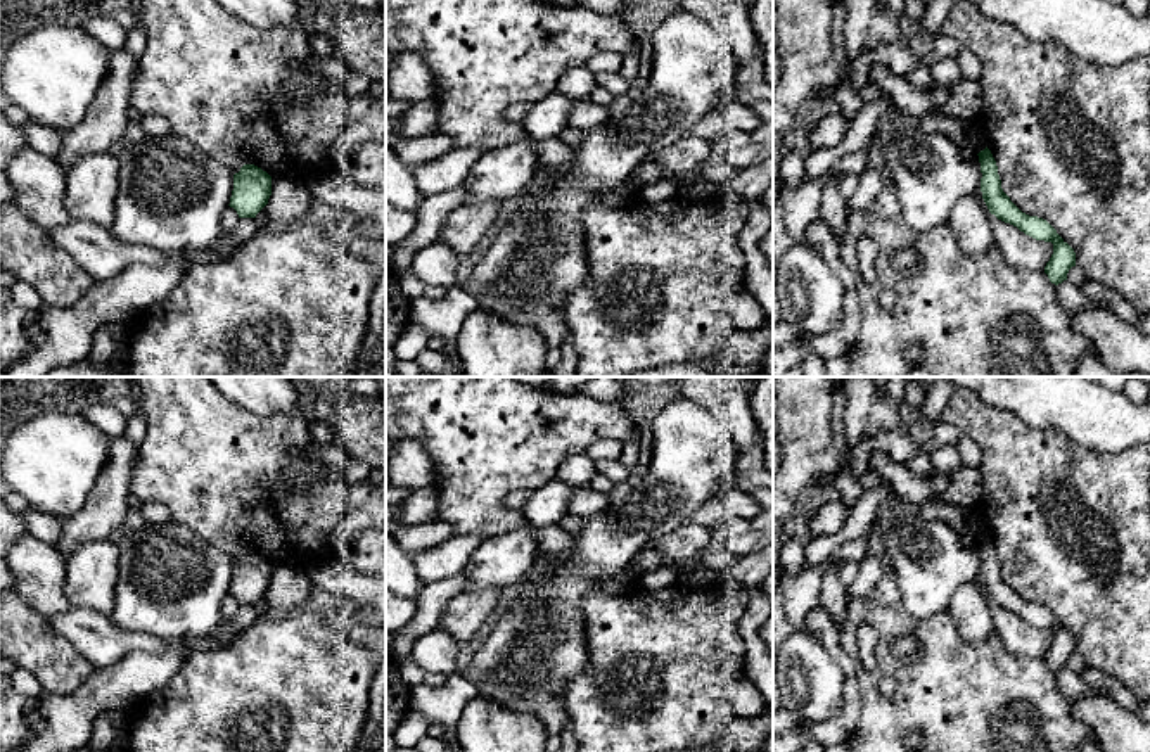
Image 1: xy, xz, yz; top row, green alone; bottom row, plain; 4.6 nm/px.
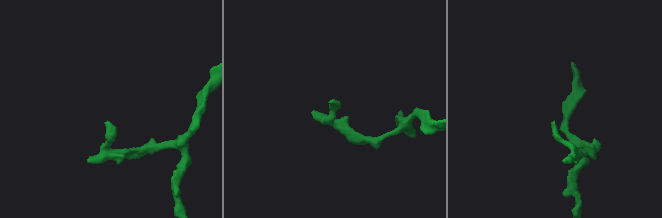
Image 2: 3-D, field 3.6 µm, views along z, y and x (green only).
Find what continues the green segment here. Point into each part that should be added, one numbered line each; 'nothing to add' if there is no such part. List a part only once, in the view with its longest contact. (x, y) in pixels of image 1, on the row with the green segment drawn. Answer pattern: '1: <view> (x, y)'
nothing to add

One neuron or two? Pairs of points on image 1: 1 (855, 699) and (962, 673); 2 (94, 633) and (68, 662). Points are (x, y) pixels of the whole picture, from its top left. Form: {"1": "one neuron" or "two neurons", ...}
{"1": "two neurons", "2": "two neurons"}

